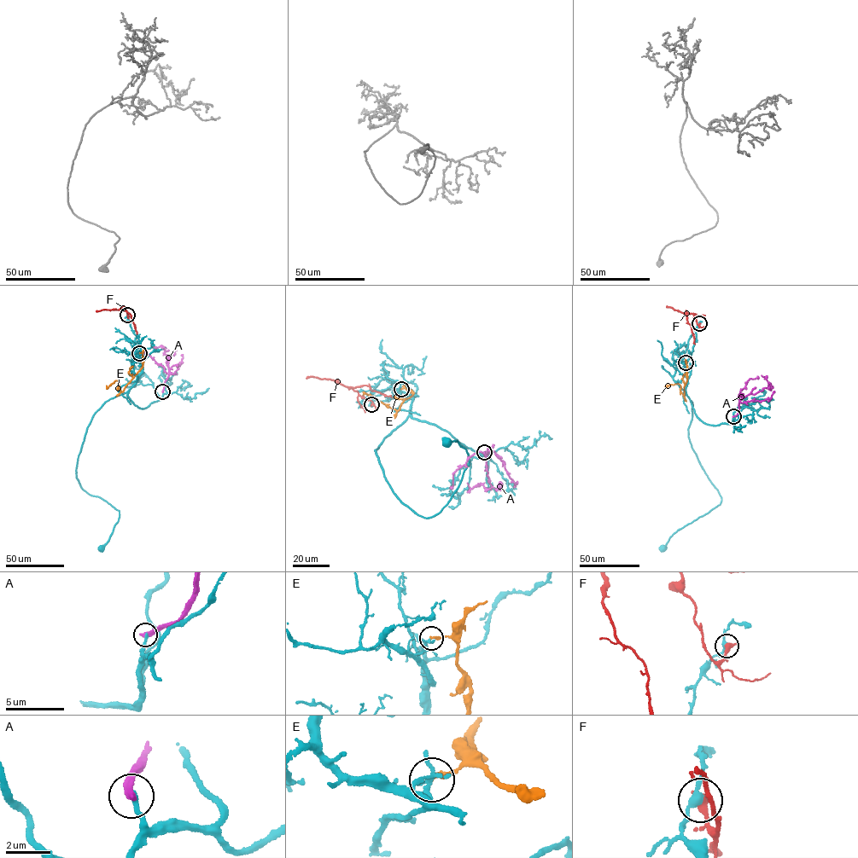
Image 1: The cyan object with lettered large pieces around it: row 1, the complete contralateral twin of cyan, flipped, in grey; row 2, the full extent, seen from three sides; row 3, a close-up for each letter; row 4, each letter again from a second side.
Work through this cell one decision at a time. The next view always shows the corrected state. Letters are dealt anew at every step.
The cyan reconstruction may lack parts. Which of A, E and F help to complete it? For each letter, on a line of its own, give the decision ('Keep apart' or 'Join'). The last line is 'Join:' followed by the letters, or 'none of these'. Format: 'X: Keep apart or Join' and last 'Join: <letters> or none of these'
A: Keep apart
E: Keep apart
F: Keep apart
Join: none of these

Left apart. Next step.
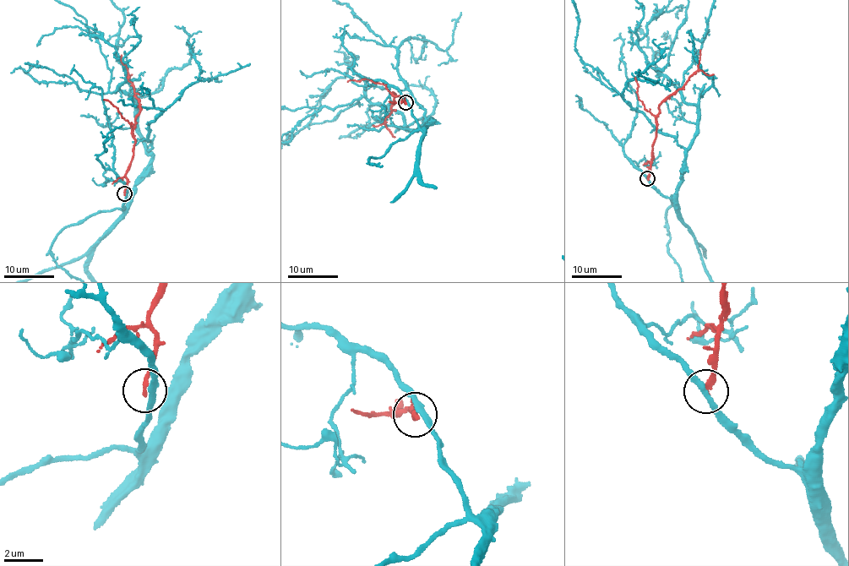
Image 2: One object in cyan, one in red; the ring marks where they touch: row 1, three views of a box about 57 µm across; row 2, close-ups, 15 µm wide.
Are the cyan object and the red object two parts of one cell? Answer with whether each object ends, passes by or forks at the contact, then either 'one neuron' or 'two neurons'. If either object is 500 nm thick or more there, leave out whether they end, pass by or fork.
cyan passes by; red ends; two neurons

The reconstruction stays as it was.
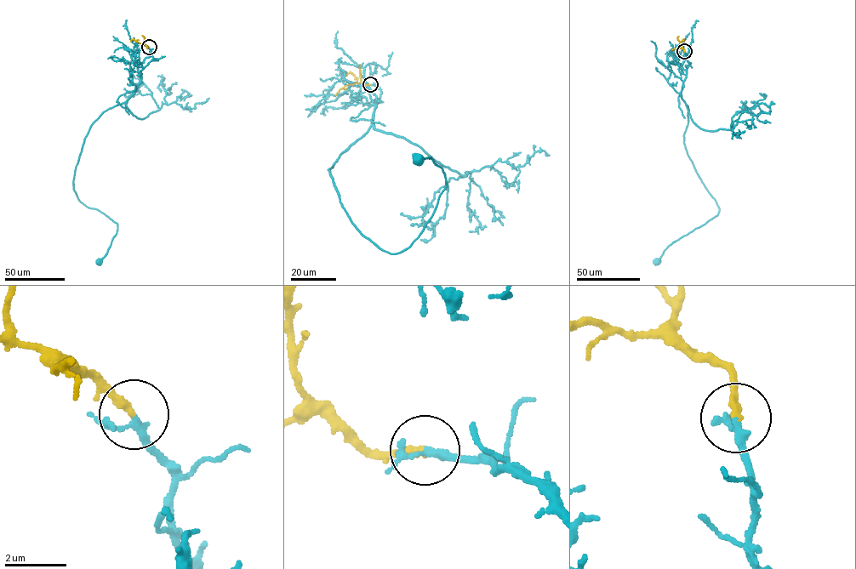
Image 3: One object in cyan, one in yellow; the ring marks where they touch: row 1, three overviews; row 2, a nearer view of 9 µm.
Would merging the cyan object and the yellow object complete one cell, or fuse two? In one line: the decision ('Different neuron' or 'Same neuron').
Same neuron

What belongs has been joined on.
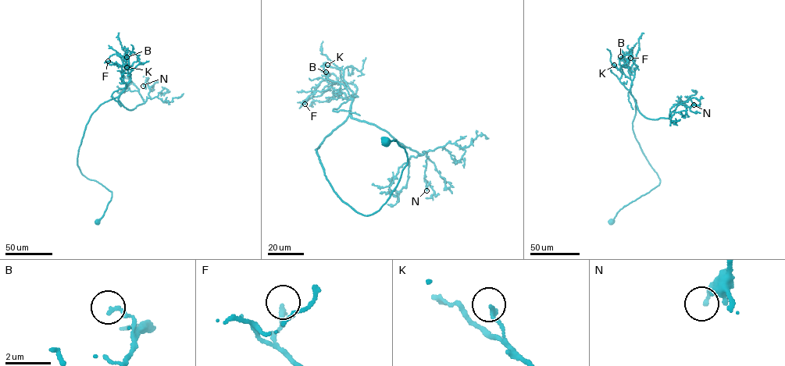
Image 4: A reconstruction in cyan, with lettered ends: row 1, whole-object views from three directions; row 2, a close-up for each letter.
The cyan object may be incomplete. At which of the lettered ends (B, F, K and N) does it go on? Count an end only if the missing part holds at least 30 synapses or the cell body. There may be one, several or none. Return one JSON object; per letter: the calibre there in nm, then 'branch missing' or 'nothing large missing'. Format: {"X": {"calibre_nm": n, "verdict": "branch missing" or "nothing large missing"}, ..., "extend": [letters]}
{"B": {"calibre_nm": 180, "verdict": "nothing large missing"}, "F": {"calibre_nm": 180, "verdict": "nothing large missing"}, "K": {"calibre_nm": 190, "verdict": "nothing large missing"}, "N": {"calibre_nm": 190, "verdict": "nothing large missing"}, "extend": []}

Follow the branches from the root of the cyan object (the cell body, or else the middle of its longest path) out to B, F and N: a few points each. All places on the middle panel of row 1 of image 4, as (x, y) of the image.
B: (386, 143), (407, 163), (364, 215), (335, 193), (315, 150), (355, 95), (326, 72)
F: (386, 143), (407, 163), (364, 215), (335, 193), (315, 149), (355, 95), (330, 87), (305, 104)
N: (386, 143), (407, 163), (367, 215), (335, 193), (315, 149), (349, 115), (365, 121), (429, 150), (426, 190)

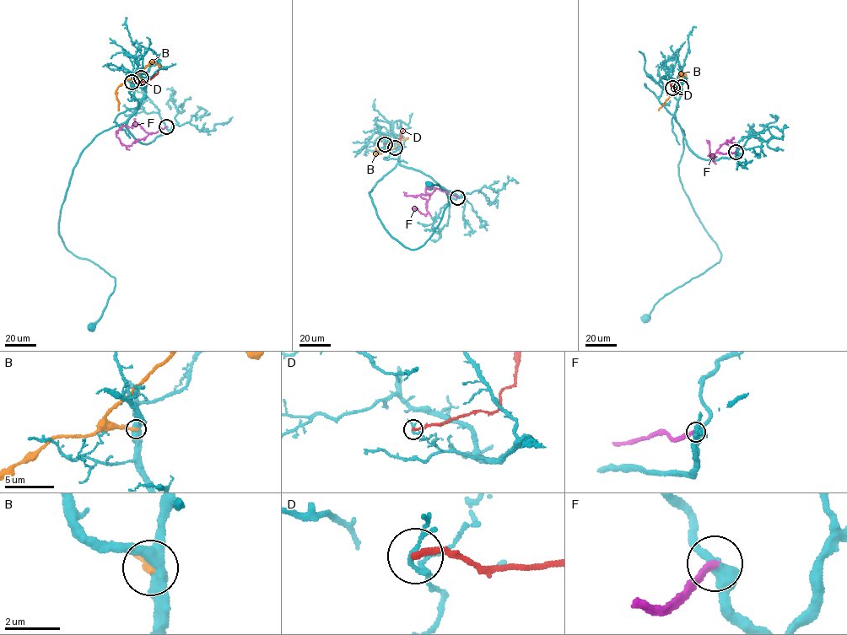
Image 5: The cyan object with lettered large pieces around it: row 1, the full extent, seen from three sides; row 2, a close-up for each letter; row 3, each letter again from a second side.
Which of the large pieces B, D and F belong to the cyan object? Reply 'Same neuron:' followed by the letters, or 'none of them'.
Same neuron: F

